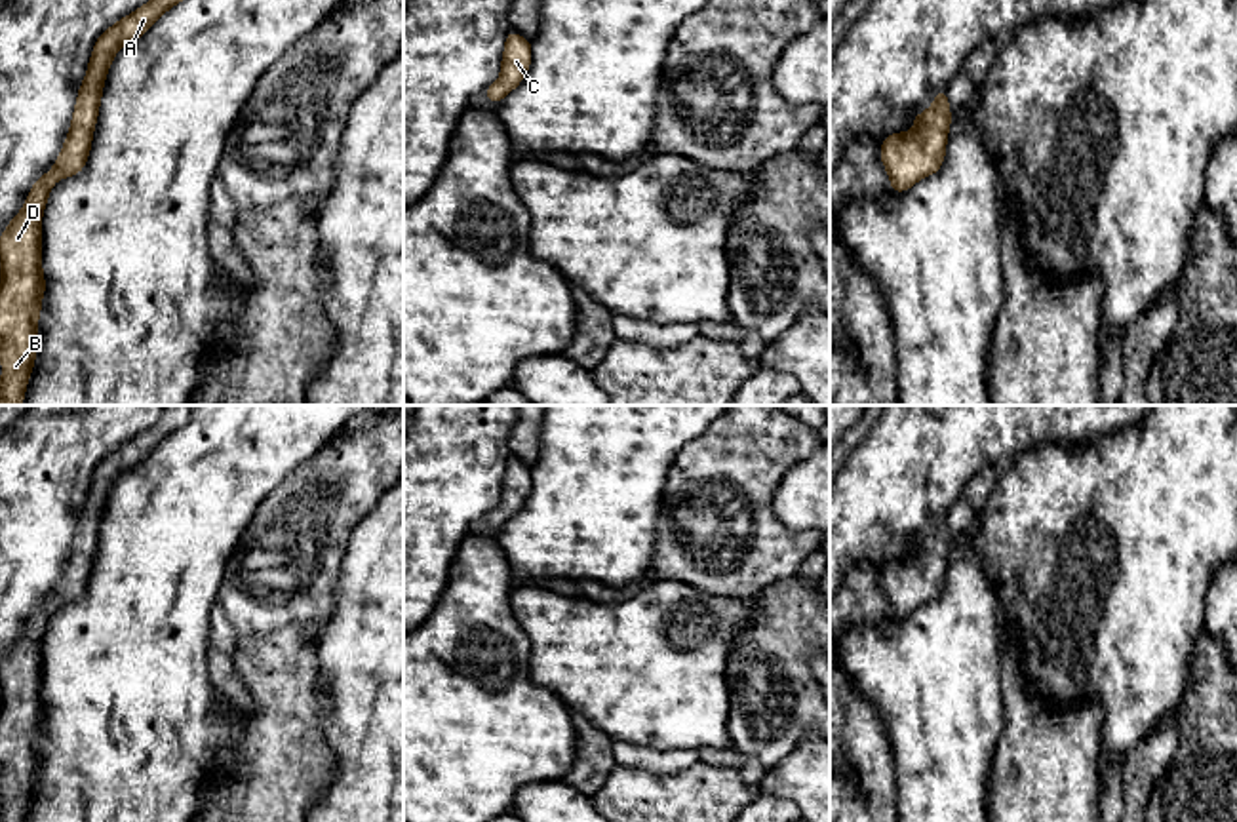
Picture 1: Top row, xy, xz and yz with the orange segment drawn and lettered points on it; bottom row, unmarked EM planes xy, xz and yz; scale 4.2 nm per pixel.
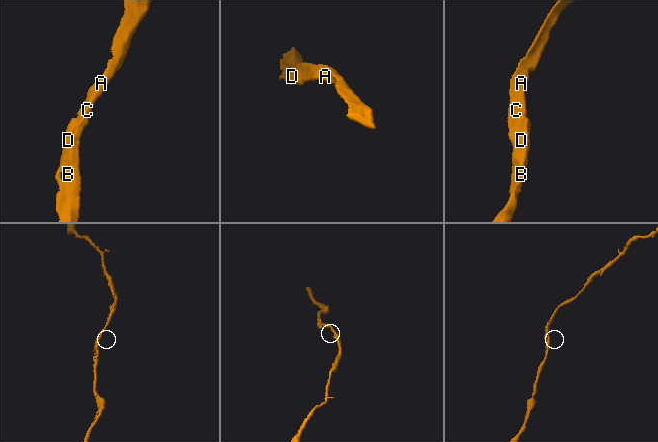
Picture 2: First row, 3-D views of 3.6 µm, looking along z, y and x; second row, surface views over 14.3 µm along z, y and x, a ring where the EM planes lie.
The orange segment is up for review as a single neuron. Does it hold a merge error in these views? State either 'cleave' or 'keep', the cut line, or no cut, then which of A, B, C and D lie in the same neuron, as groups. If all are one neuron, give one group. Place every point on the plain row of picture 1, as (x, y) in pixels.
keep; no cut; A B C D

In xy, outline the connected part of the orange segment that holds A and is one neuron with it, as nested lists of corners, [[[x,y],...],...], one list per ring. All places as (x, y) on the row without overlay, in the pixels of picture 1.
[[[164,405],[160,419],[107,455],[78,516],[72,550],[55,592],[30,615],[23,636],[0,660],[0,822],[25,822],[38,774],[42,700],[42,639],[57,605],[80,599],[88,588],[107,497],[118,476],[143,462],[169,434],[183,428],[192,405]]]

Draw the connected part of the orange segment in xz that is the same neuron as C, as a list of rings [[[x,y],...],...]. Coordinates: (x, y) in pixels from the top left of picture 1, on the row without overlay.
[[[510,457],[504,466],[504,481],[501,489],[501,504],[491,510],[483,521],[501,529],[508,518],[516,516],[523,506],[531,491],[531,466],[521,464],[516,457]]]

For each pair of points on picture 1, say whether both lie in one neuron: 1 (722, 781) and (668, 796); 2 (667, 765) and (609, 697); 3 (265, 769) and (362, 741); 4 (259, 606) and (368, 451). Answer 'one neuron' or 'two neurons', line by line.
1: one neuron
2: two neurons
3: two neurons
4: one neuron

